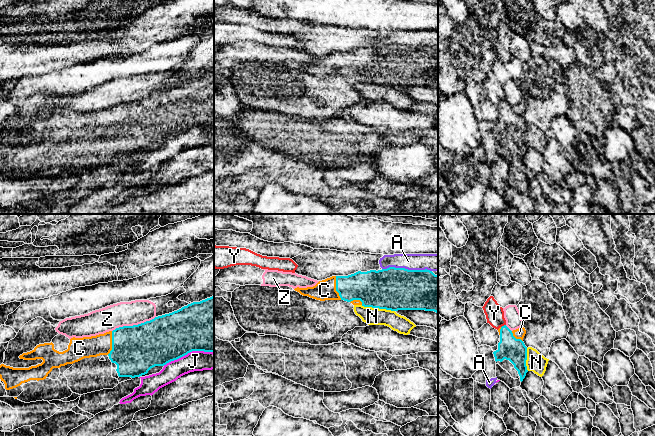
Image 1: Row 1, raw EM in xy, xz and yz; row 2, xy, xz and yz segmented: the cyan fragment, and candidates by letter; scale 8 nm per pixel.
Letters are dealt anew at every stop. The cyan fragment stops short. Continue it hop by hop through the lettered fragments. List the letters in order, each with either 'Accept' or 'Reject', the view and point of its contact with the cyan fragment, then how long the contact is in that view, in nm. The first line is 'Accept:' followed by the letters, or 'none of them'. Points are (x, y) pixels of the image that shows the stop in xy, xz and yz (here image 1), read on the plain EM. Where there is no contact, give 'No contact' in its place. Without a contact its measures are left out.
Accept: C
A: Reject. Touches cyan at xz (407, 45). Shared border 400 nm
C: Accept. Touches cyan at xy (112, 119). Shared border 200 nm
J: Reject. Touches cyan at xy (188, 128). Shared border 420 nm
N: Reject. Touches cyan at xz (378, 83). Shared border 280 nm
Y: Reject. Touches cyan at yz (504, 101). Shared border 50 nm
Z: Reject. Touches cyan at xy (133, 101). Shared border 380 nm

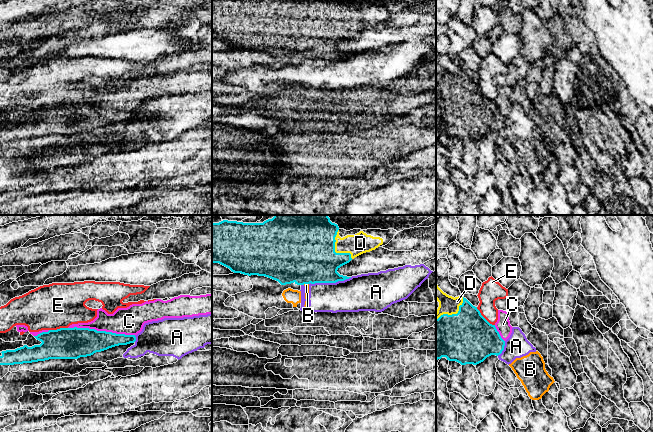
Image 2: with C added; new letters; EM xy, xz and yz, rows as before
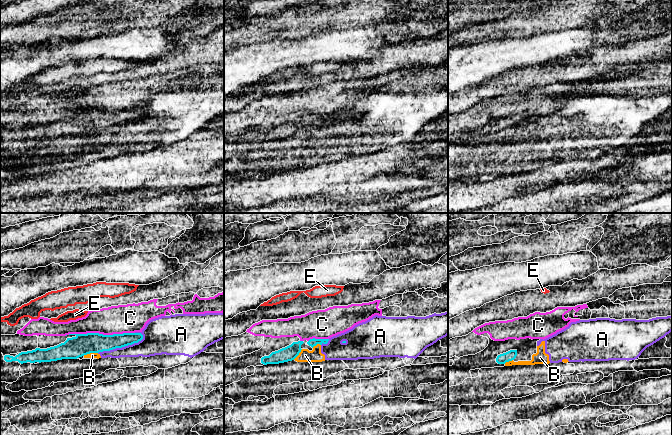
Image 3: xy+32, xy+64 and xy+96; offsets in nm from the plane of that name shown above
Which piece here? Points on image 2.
Accept: none of them
A: Reject. Touches cyan at xz (330, 58). Shared border 340 nm
B: Reject. Touches cyan at xz (305, 59). Shared border 50 nm
C: Reject. Touches cyan at xy (101, 107). Shared border 550 nm
D: Reject. Touches cyan at xz (334, 26). Shared border 260 nm
E: Reject. Touches cyan at yz (483, 93). Shared border 220 nm

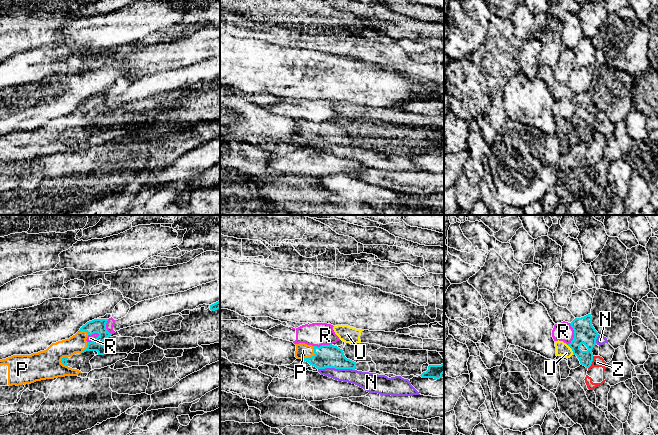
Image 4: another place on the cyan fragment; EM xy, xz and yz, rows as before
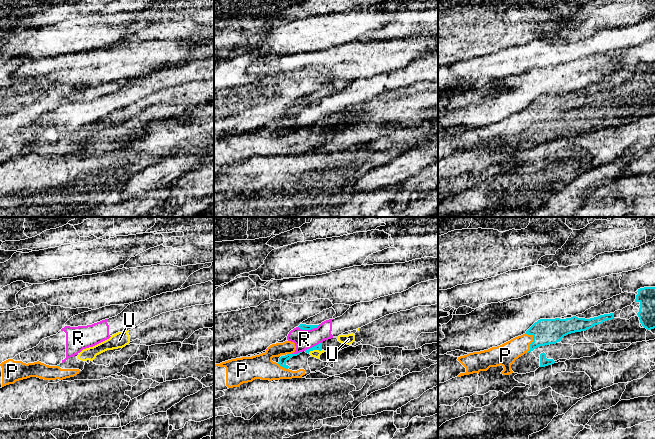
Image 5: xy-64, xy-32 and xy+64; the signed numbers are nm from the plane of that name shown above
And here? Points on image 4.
Accept: P
N: Reject. Touches cyan at xz (336, 144). Shared border 300 nm
P: Accept. Touches cyan at xz (312, 132). Shared border 140 nm
R: Reject. Touches cyan at xy (94, 116). Shared border 120 nm
U: Reject. Touches cyan at yz (571, 124). Shared border 90 nm
Z: Reject. Touches cyan at yz (591, 138). Shared border 110 nm

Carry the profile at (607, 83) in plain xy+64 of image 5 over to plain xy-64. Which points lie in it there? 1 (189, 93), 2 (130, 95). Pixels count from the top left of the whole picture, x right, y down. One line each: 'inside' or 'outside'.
1: outside
2: inside

